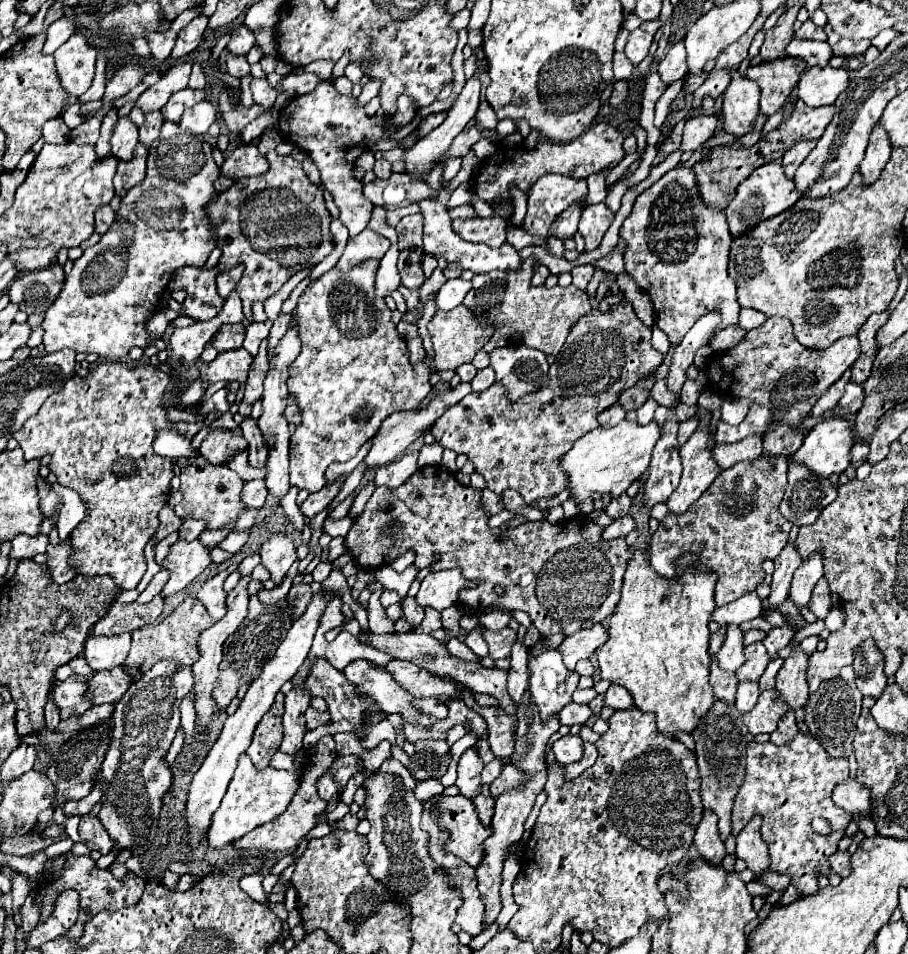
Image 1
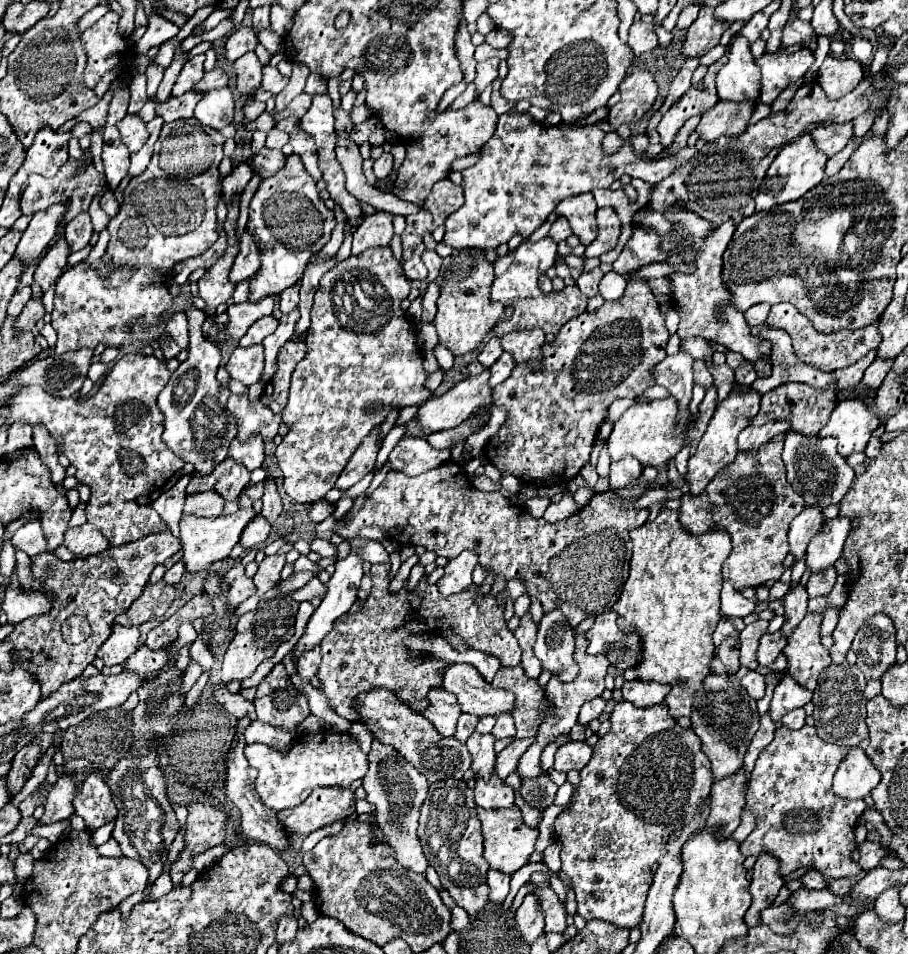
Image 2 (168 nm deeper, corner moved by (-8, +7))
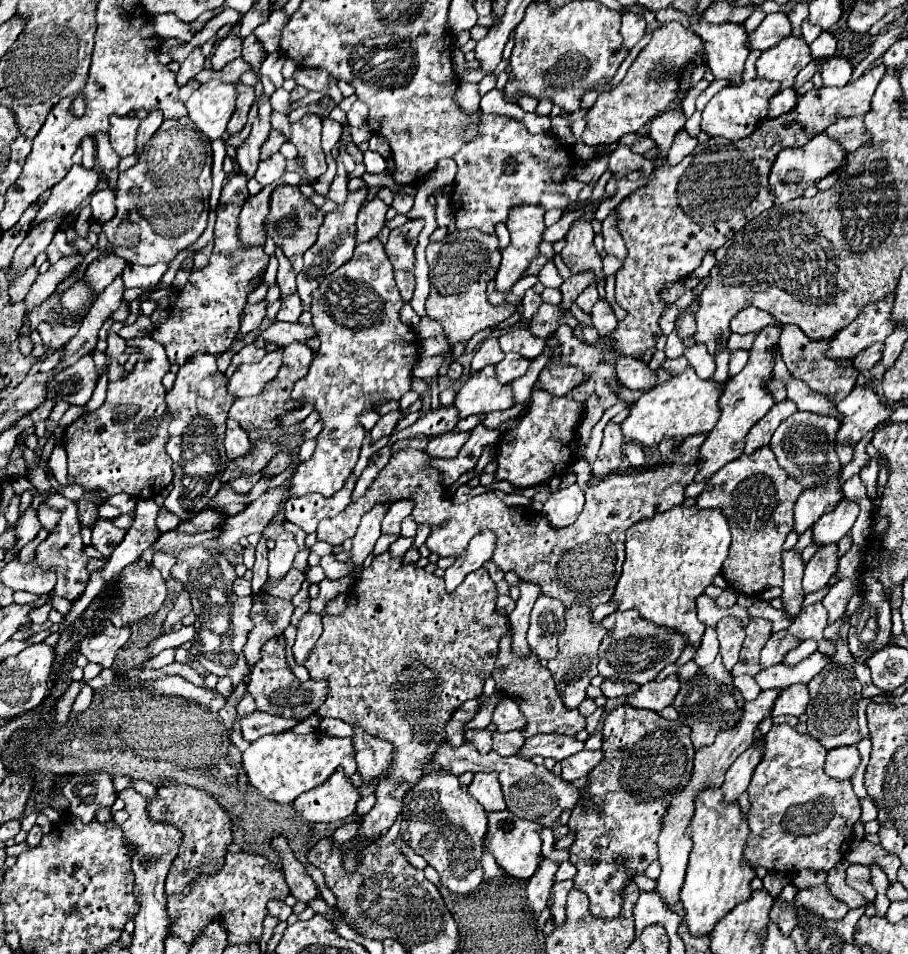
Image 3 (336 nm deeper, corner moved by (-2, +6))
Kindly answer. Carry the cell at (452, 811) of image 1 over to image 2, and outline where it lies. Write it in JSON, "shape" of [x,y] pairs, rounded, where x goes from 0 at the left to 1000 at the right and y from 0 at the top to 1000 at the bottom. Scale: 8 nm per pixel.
{"shape":[[[570,845],[555,847],[555,849],[526,847],[526,857],[531,862],[531,872],[533,872],[533,899],[537,901],[540,910],[546,910],[555,916],[566,916],[568,912],[573,912],[584,904],[584,895],[588,893],[593,870],[577,864]]]}

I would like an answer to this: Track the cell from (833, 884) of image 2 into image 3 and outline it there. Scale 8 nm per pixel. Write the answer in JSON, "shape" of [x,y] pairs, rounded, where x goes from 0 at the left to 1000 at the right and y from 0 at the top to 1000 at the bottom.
{"shape":[[[936,907],[932,913],[932,928],[943,932],[954,944],[963,944],[965,940],[965,934],[958,926],[958,909],[954,907]]]}

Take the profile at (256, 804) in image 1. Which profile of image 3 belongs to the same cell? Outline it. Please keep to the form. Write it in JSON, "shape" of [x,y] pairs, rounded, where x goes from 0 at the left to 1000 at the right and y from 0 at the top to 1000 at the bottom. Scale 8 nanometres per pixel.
{"shape":[[[319,766],[306,770],[291,770],[267,789],[267,804],[278,825],[297,840],[322,842],[330,831],[355,823],[372,804],[379,804],[381,814],[392,810],[388,775],[363,773],[355,766],[324,770]]]}

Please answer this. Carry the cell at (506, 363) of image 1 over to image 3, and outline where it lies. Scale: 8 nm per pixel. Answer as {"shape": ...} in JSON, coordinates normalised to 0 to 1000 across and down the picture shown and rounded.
{"shape":[[[566,345],[562,349],[551,351],[548,357],[551,357],[551,364],[553,364],[555,370],[566,368],[566,370],[573,370],[575,374],[579,374],[579,376],[593,374],[599,368],[599,364],[601,364],[599,355],[590,353],[581,345]]]}

